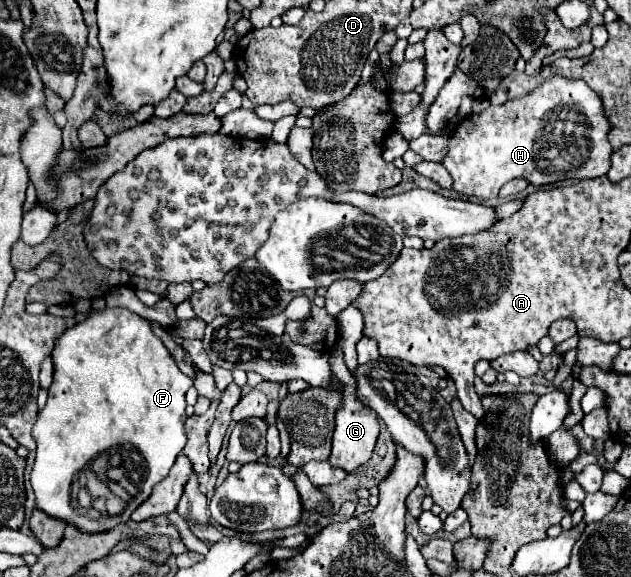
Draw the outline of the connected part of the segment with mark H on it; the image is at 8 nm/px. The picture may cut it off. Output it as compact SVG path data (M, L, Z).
M553 75L525 97L511 99L503 105L489 105L477 115L467 115L449 135L449 151L443 157L443 167L453 175L453 191L461 195L475 195L477 199L495 199L499 189L517 177L525 177L531 185L551 185L565 179L591 179L609 171L609 157L613 153L609 143L611 123L603 113L599 95L579 79Z

